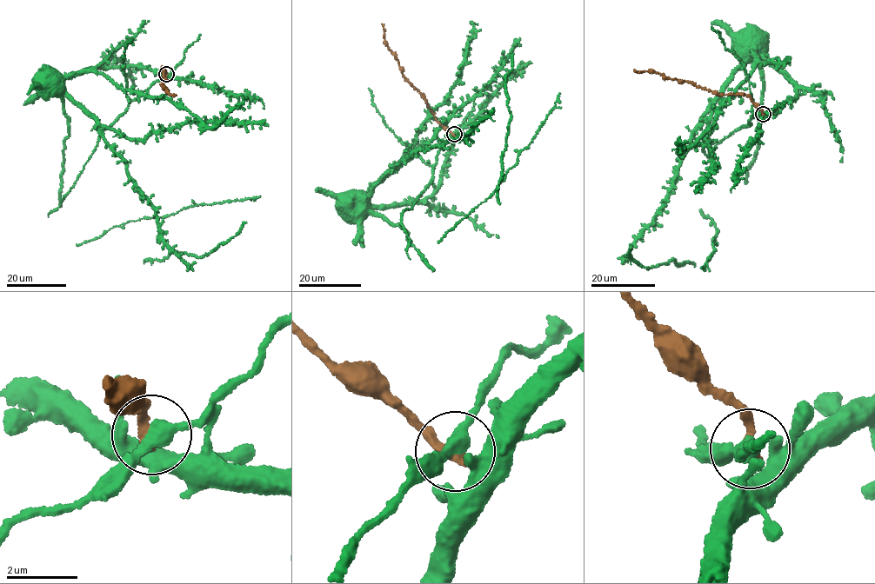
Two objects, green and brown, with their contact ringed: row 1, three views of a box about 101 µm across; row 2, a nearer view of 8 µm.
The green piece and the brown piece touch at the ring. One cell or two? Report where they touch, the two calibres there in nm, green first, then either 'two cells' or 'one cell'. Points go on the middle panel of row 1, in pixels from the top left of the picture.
(454, 134) | 360/300 nm | two cells

